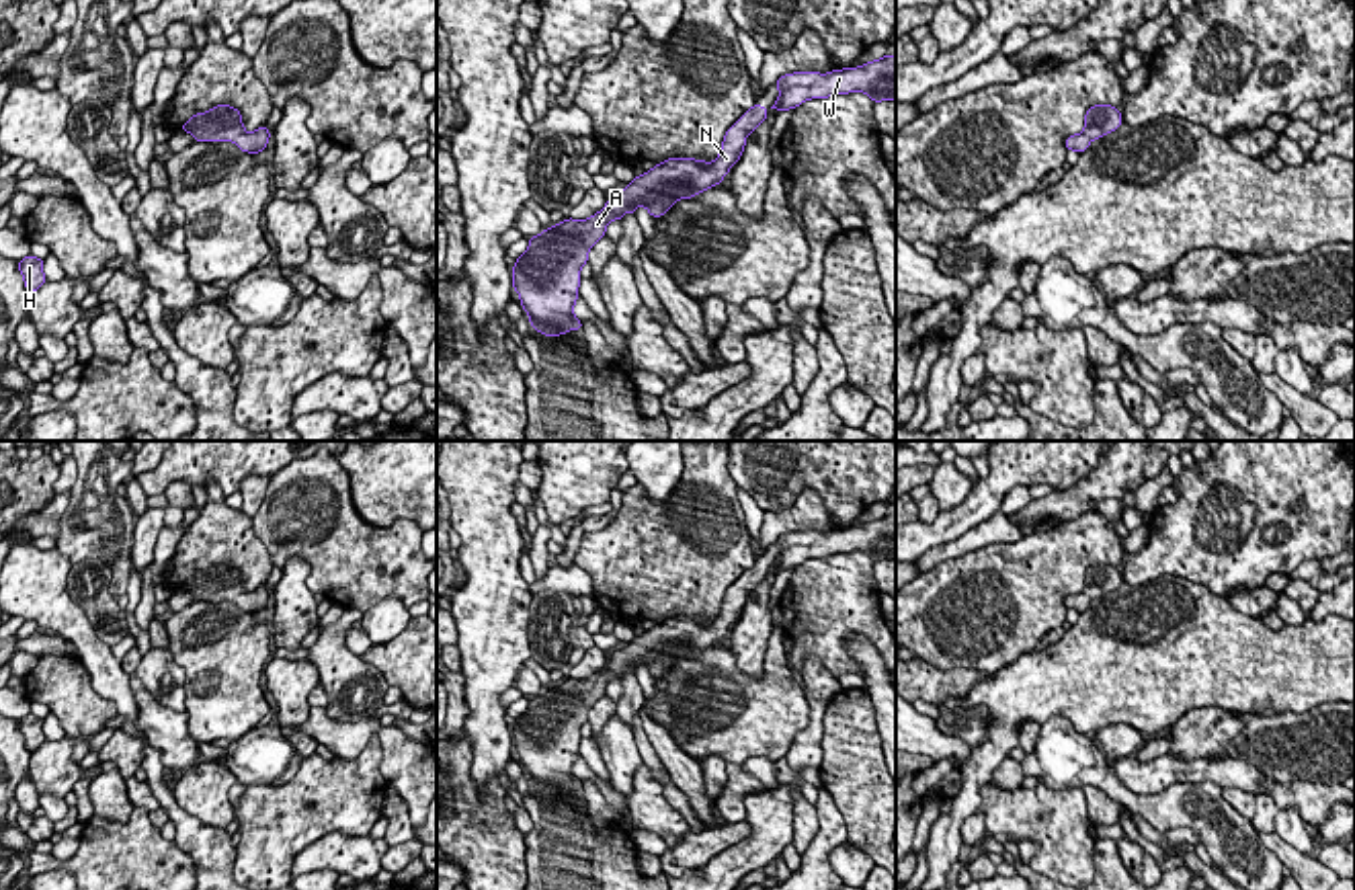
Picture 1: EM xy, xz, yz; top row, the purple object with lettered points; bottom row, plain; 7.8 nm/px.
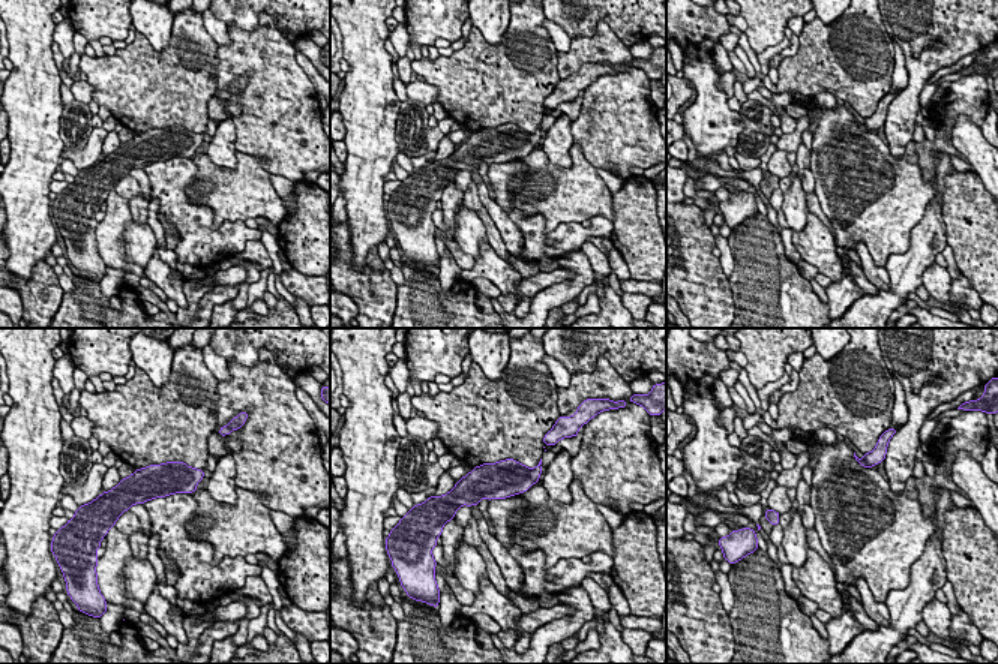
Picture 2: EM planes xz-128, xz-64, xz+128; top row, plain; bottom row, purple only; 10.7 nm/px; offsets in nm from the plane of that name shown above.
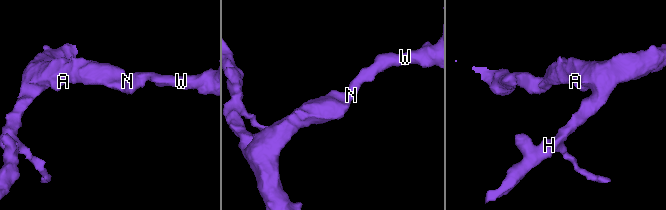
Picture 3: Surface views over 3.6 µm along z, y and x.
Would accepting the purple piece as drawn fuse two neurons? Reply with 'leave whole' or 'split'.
leave whole

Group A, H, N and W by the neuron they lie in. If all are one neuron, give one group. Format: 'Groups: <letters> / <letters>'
Groups: A H N W

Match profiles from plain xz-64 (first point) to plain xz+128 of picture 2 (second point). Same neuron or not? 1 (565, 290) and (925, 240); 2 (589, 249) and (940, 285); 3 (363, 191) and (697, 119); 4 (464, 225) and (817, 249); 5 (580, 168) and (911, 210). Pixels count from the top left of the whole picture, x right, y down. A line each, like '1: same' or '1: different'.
1: same
2: same
3: same
4: different
5: same

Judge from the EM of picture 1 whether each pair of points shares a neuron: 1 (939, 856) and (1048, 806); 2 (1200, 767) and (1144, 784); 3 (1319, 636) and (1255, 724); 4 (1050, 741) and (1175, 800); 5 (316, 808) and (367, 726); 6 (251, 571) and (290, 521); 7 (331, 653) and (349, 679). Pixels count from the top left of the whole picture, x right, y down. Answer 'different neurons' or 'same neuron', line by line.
1: different neurons
2: same neuron
3: different neurons
4: same neuron
5: different neurons
6: different neurons
7: same neuron

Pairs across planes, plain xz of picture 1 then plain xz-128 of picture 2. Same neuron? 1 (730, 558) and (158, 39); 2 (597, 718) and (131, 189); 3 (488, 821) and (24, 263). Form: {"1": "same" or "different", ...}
{"1": "different", "2": "different", "3": "different"}

